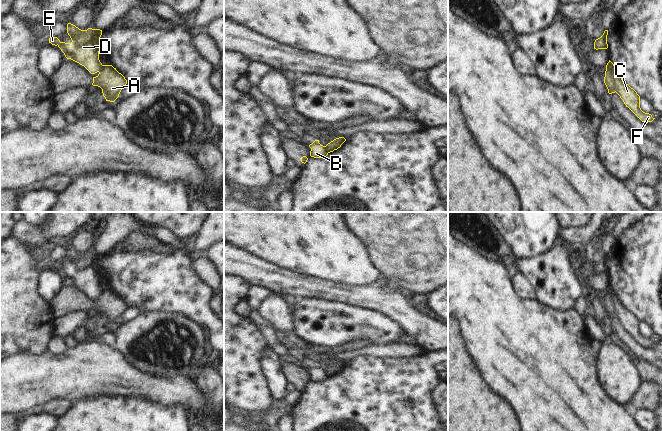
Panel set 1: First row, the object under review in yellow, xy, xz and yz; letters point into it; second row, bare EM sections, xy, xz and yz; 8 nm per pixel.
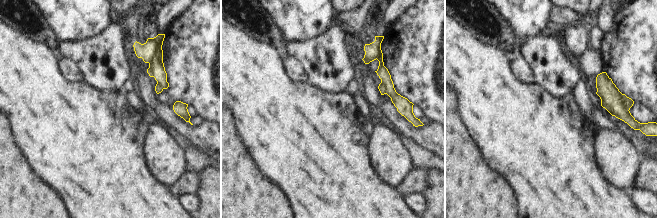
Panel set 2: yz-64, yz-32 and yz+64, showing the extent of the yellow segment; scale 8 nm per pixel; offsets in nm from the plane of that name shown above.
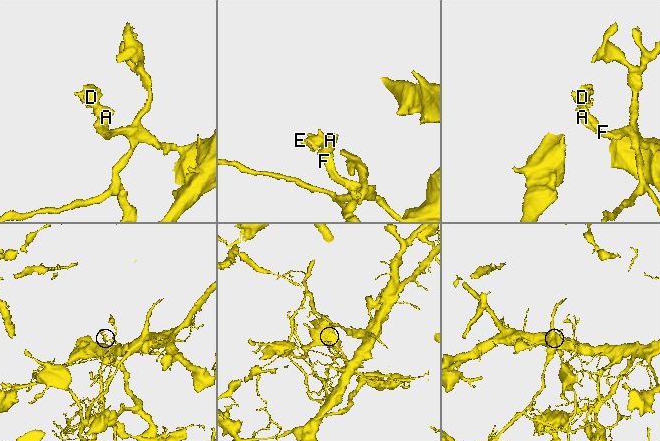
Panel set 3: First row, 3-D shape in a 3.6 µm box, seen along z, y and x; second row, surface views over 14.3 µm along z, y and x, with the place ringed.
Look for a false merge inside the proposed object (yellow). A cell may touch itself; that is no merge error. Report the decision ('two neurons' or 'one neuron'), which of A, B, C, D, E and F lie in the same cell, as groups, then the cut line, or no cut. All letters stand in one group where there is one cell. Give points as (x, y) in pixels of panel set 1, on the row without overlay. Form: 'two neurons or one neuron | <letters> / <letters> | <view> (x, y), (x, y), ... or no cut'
two neurons | A / B C D E F | yz (606, 291), (614, 301), (616, 315)

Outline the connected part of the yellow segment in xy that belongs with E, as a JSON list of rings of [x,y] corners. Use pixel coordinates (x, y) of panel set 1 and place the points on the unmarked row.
[[[68,247],[67,257],[72,264],[71,267],[61,266],[57,261],[50,261],[49,267],[58,270],[67,283],[84,290],[91,298],[99,296],[103,290],[99,284],[102,254],[92,252],[81,254]]]

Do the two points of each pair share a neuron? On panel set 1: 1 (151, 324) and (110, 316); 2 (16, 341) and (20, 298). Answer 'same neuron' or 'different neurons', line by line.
1: different neurons
2: same neuron

